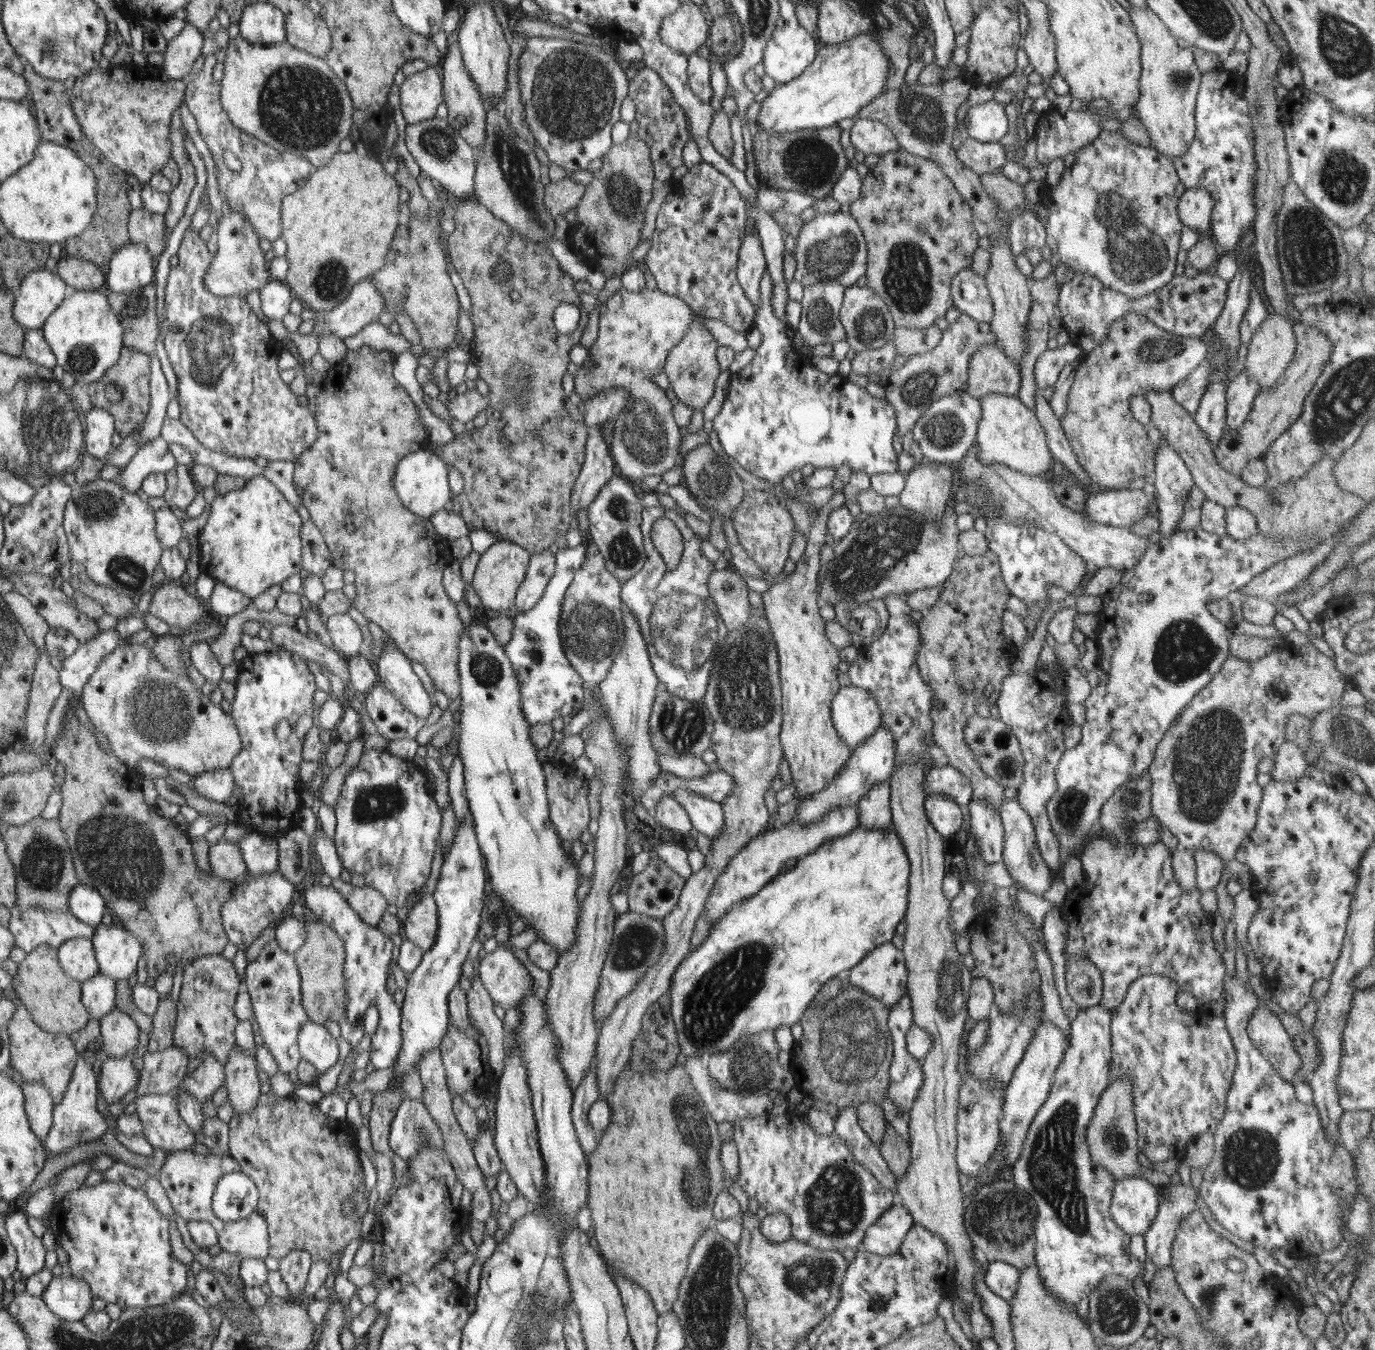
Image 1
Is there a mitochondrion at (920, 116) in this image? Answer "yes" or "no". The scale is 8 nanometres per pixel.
yes

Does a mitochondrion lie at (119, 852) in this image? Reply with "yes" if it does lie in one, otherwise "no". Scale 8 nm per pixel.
yes

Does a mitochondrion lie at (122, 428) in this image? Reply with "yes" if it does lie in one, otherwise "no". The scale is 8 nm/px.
no

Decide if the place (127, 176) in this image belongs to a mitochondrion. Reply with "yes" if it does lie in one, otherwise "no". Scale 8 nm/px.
no

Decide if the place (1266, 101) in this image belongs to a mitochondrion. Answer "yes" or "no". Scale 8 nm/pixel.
no

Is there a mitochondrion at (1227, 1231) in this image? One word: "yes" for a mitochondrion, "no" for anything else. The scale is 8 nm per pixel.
no

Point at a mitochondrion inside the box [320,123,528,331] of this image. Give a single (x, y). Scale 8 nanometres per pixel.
(440, 146)

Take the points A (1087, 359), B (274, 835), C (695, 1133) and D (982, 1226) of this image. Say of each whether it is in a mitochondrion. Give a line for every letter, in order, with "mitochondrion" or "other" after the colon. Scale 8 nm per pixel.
A: other
B: other
C: mitochondrion
D: mitochondrion

